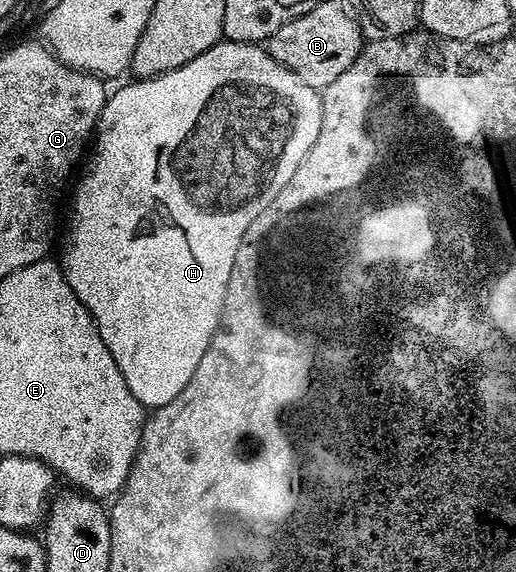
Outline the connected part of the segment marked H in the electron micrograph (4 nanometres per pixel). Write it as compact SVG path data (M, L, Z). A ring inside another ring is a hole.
M221 39L220 43L210 46L206 54L198 54L198 58L174 70L163 72L160 76L136 78L131 82L133 84L109 95L100 121L96 124L94 143L87 157L88 165L86 160L84 173L72 196L72 217L68 220L68 233L64 236L62 267L66 282L70 282L70 290L78 294L78 302L82 302L82 306L86 306L92 315L98 334L102 334L102 342L106 342L106 350L110 350L110 358L118 362L118 370L122 370L122 378L126 378L130 394L134 394L134 398L138 398L145 409L155 410L164 408L174 398L178 398L186 382L190 382L194 370L198 370L202 354L206 354L220 327L226 286L230 282L230 270L234 270L234 254L238 254L238 242L242 242L246 226L250 226L250 222L254 222L254 218L258 218L258 214L262 214L262 210L274 202L278 190L282 190L282 186L286 186L290 178L296 176L306 154L312 152L314 141L319 137L318 130L322 126L322 114L326 109L320 101L321 93L302 82L298 74L286 70L286 66L279 64L269 54L267 47L233 40Z

